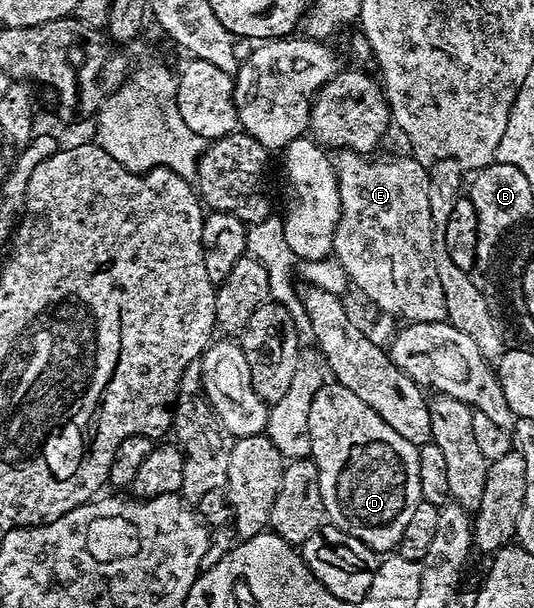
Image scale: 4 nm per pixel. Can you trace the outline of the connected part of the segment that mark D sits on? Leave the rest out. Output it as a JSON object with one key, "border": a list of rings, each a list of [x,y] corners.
{"border":[[[334,380],[328,381],[313,396],[313,402],[309,407],[308,434],[309,444],[311,445],[309,456],[314,460],[319,469],[319,487],[321,488],[323,513],[329,519],[330,525],[345,531],[349,536],[353,536],[356,543],[363,545],[364,542],[371,550],[387,550],[383,552],[394,551],[399,545],[401,536],[405,534],[405,527],[408,526],[409,520],[413,516],[413,511],[417,508],[417,504],[423,501],[421,472],[419,471],[420,447],[409,444],[409,440],[405,440],[405,436],[399,435],[398,432],[393,432],[393,428],[389,428],[389,424],[385,424],[385,420],[381,420],[381,416],[377,416],[377,412],[373,412],[373,408],[369,408],[369,404],[365,404],[365,400],[353,396],[353,392],[349,392],[349,388],[345,388],[341,383]]]}

